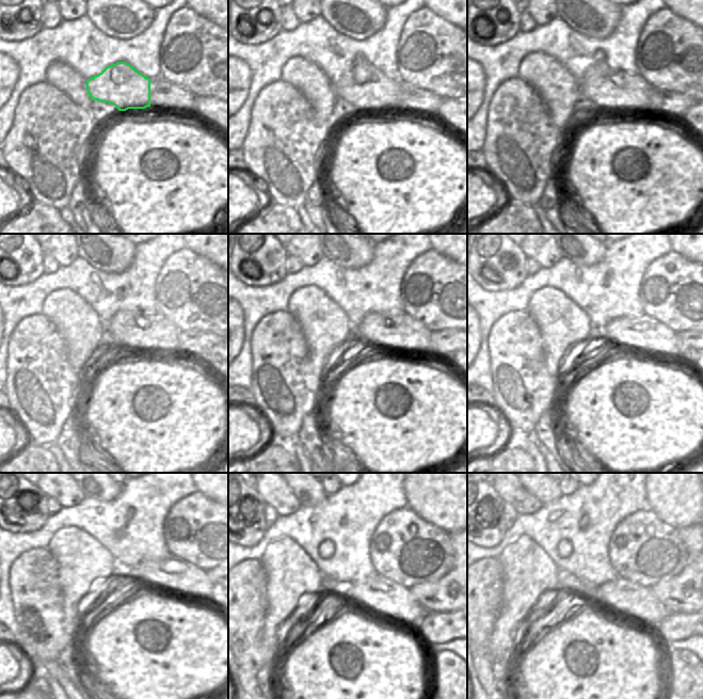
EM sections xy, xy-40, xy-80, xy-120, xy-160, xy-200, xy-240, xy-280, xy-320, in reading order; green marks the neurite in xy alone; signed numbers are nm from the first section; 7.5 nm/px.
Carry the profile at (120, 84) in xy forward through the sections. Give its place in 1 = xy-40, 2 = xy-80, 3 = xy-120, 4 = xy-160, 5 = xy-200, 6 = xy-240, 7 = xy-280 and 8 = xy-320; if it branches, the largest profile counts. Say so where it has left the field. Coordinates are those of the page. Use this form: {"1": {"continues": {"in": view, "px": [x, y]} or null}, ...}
{"1": {"continues": {"in": "xy-40", "px": [363, 85]}}, "2": {"continues": {"in": "xy-80", "px": [609, 89]}}, "3": {"continues": {"in": "xy-120", "px": [133, 330]}}, "4": {"continues": {"in": "xy-160", "px": [403, 333]}}, "5": {"continues": {"in": "xy-200", "px": [646, 334]}}, "6": {"continues": {"in": "xy-240", "px": [172, 574]}}, "7": {"continues": {"in": "xy-280", "px": [377, 590]}}, "8": {"continues": {"in": "xy-320", "px": [620, 596]}}}

